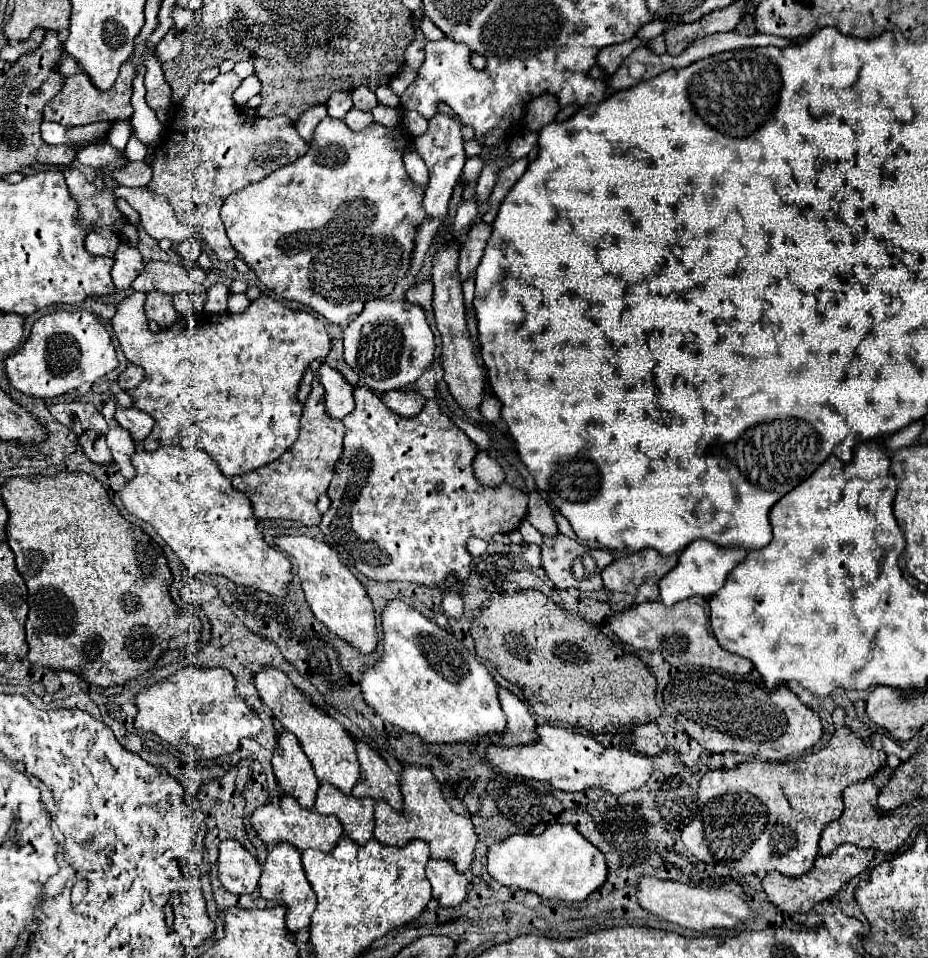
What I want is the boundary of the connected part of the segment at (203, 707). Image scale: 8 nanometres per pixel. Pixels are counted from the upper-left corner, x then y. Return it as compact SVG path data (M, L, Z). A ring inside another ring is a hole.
M180 668L172 676L138 692L136 708L136 728L154 732L186 754L200 752L204 758L232 754L238 750L240 738L254 738L262 730L262 720L236 694L234 676L226 668Z

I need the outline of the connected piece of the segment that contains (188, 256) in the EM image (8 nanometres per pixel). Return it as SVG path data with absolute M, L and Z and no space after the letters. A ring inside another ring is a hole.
M184 240L180 246L178 246L178 254L182 256L182 268L186 272L190 272L192 268L196 268L196 262L198 262L198 256L200 256L202 248L196 240Z

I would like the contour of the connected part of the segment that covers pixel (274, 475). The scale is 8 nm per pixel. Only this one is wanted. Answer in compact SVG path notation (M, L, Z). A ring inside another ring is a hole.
M318 380L312 382L312 392L304 404L300 420L300 436L292 448L280 456L276 462L266 464L264 468L252 470L242 476L232 478L232 486L242 490L254 508L256 518L284 518L298 520L304 526L318 526L320 512L316 510L316 500L328 490L328 484L334 476L334 464L342 456L342 438L344 424L332 420L324 412L324 388Z

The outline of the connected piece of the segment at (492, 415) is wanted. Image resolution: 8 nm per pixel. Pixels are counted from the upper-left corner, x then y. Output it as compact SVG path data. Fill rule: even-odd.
M490 398L488 402L482 402L480 412L482 412L482 416L484 416L486 420L490 420L490 422L494 422L494 424L500 422L500 404L498 404L496 398Z

